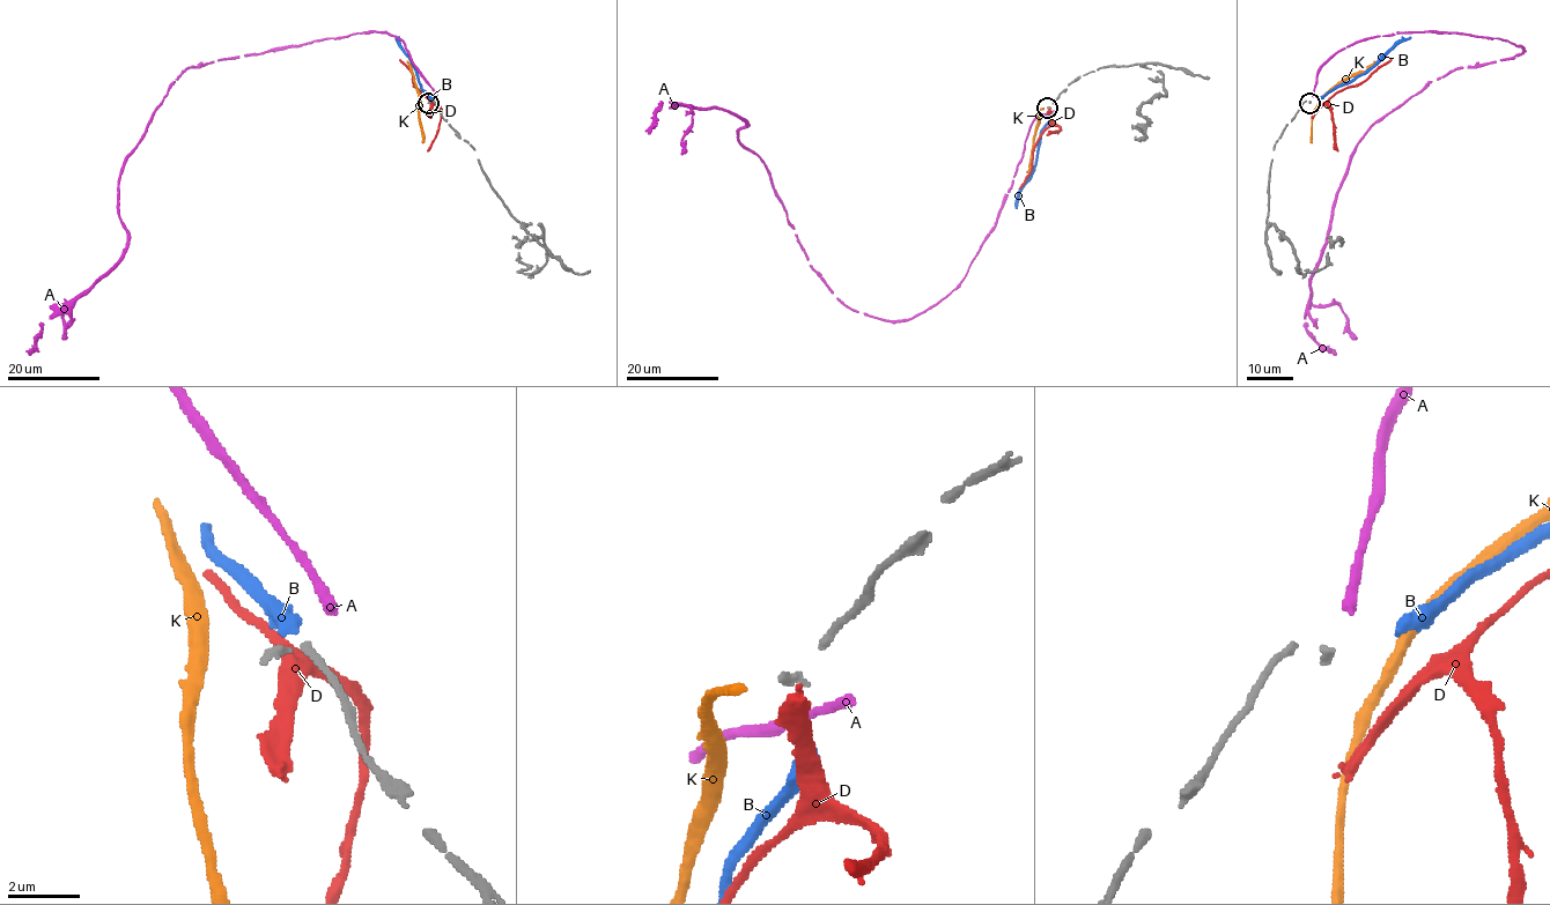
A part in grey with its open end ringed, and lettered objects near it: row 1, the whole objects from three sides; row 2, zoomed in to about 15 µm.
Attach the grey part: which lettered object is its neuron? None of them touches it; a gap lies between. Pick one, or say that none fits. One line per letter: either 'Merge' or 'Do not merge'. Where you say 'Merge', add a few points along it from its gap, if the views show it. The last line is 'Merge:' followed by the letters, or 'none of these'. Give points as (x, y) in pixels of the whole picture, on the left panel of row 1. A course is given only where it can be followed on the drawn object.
A: Do not merge
B: Do not merge
D: Do not merge
K: Do not merge
Merge: none of these

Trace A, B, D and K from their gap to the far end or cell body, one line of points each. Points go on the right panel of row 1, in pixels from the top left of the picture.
A: (1313, 97), (1316, 72), (1368, 37), (1443, 31), (1523, 49), (1431, 81), (1357, 146), (1304, 323), (1336, 354)
B: (1319, 99), (1367, 73), (1397, 44), (1411, 37)
D: (1316, 110), (1337, 93), (1358, 86), (1392, 59)
K: (1315, 106), (1335, 87), (1364, 72), (1374, 61)

